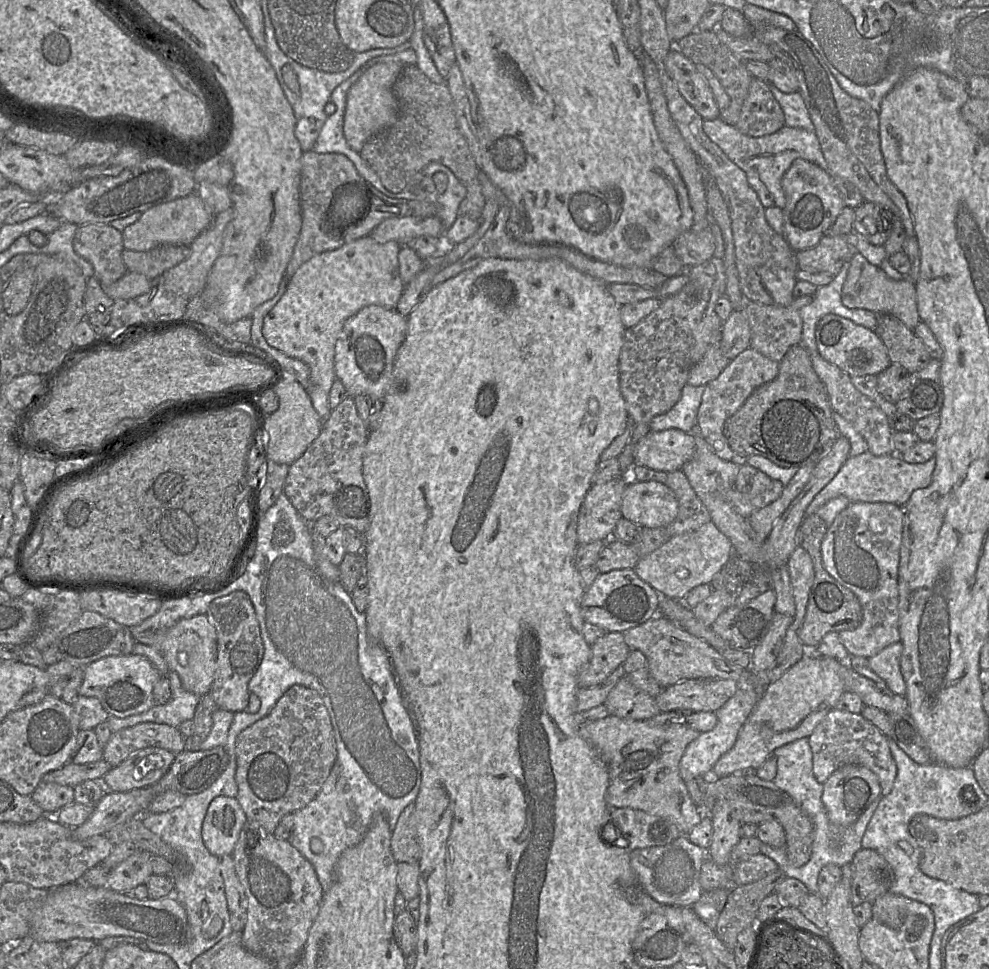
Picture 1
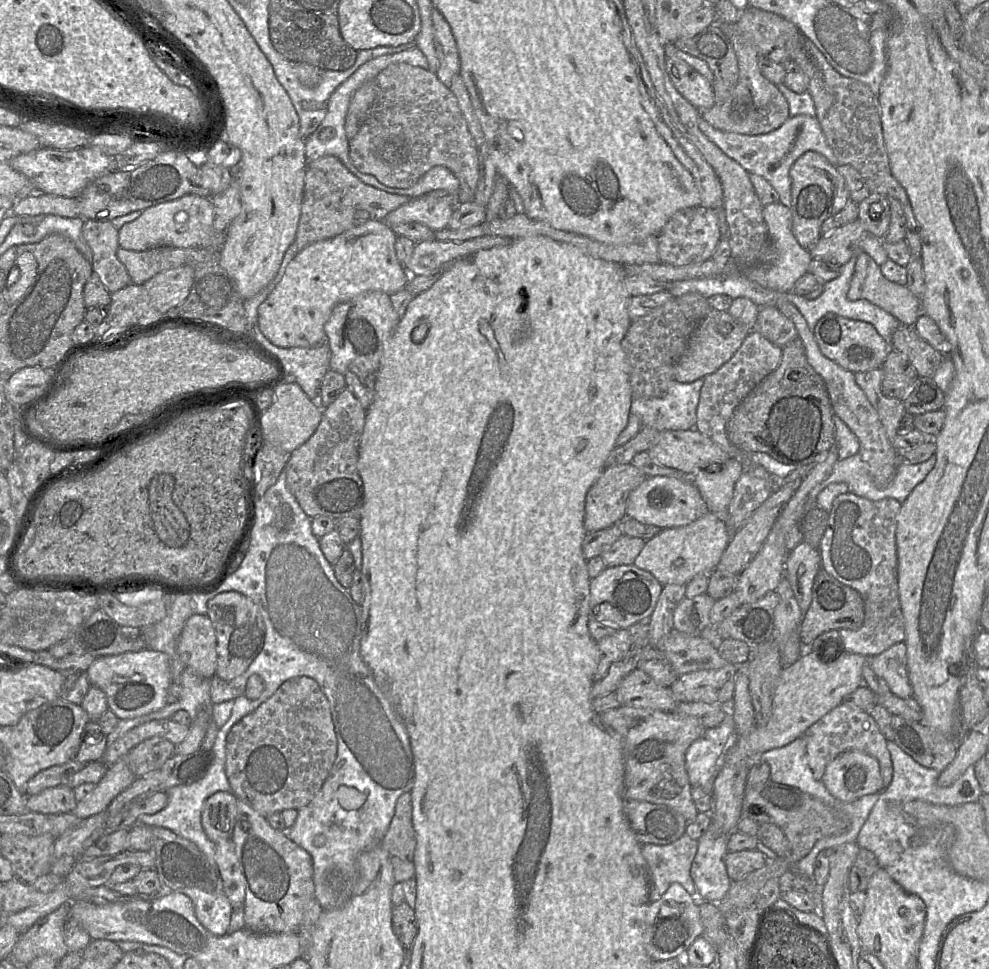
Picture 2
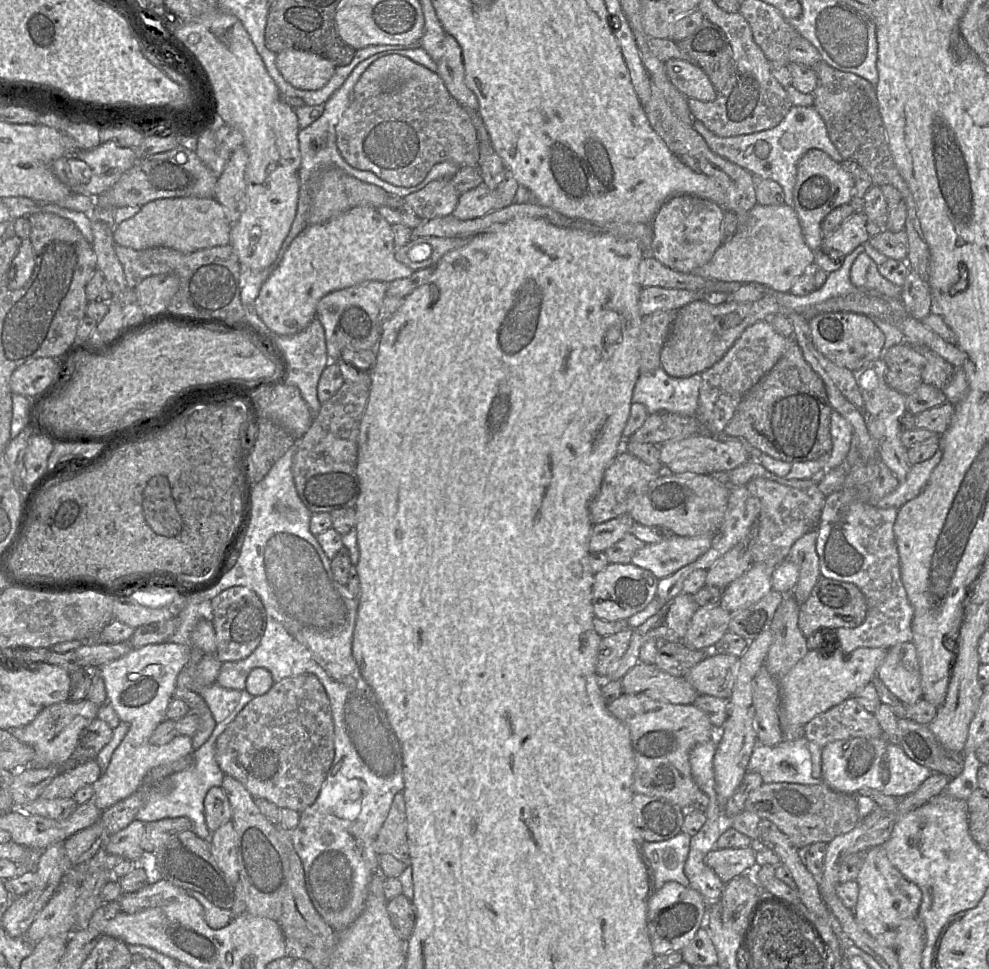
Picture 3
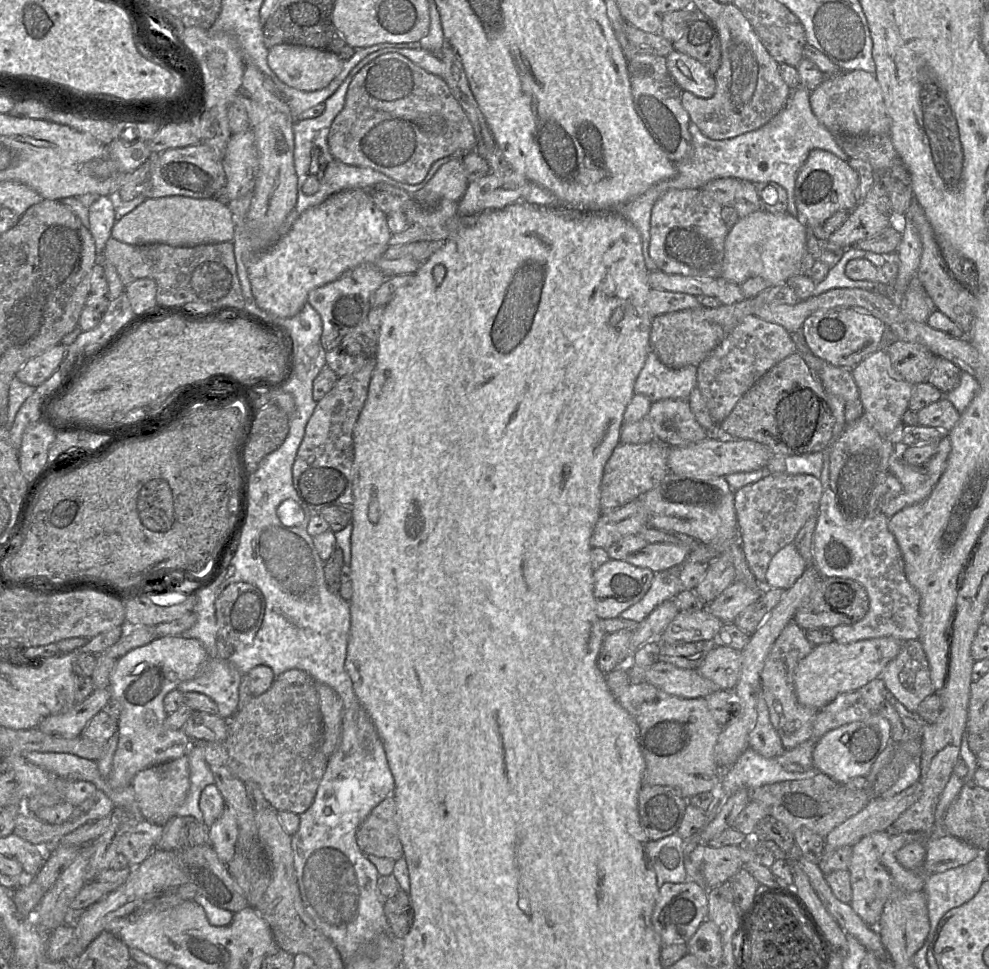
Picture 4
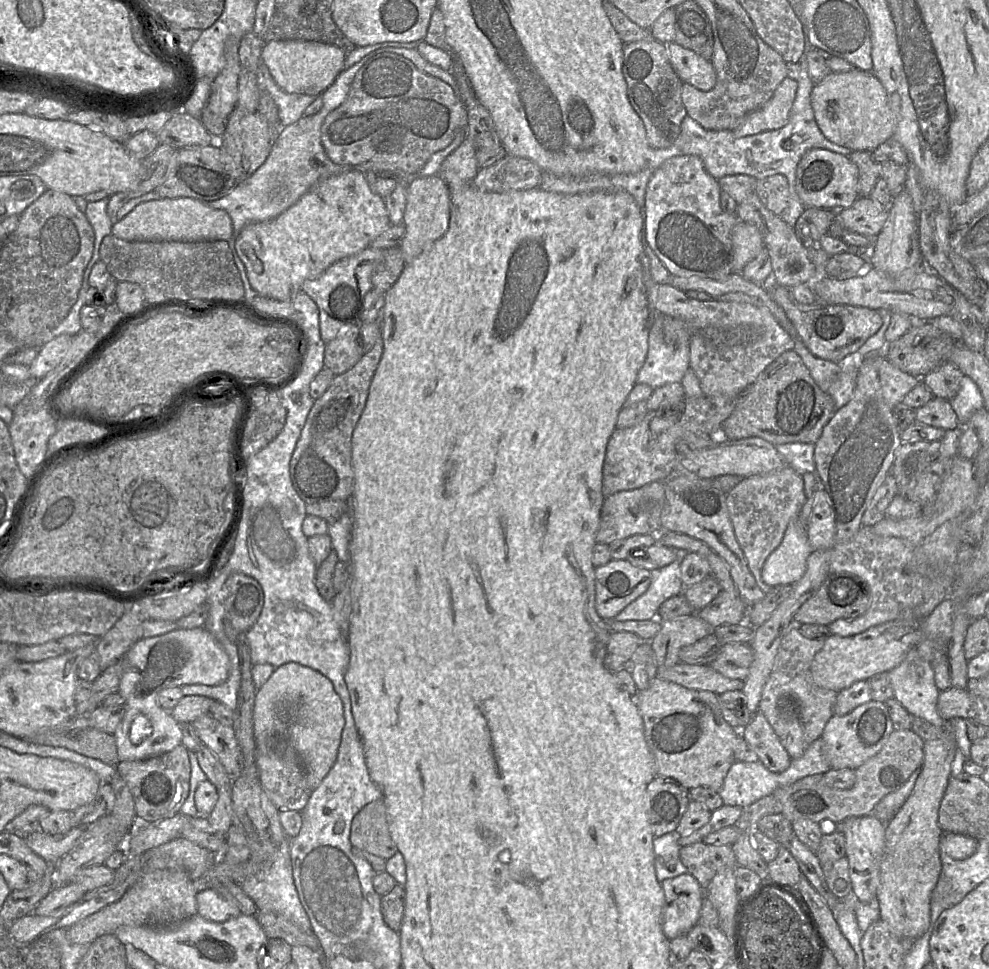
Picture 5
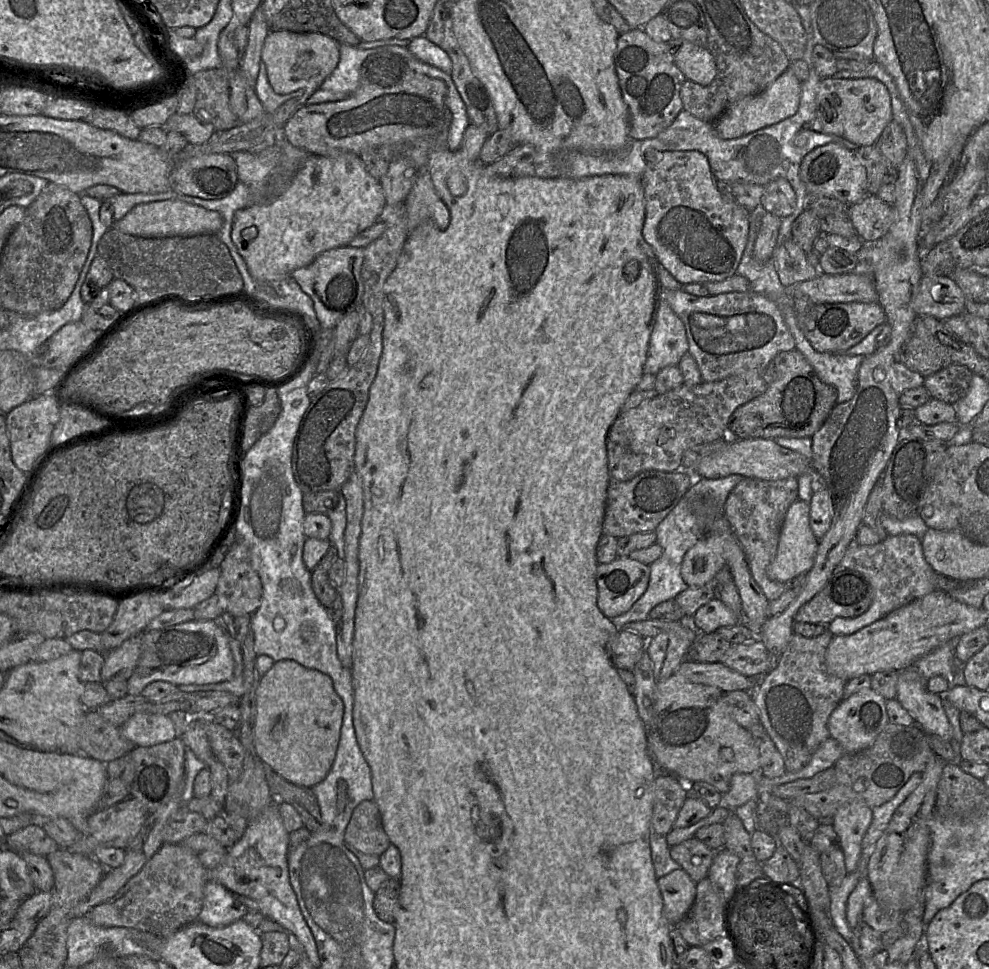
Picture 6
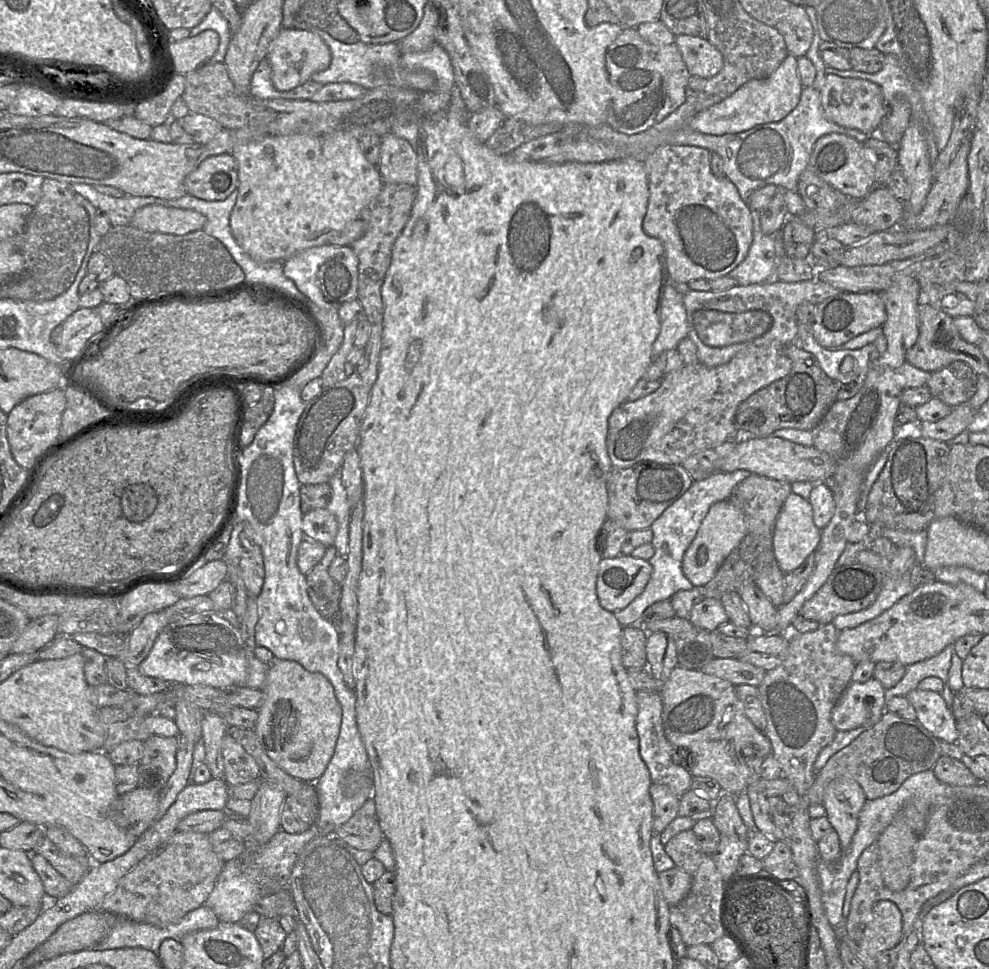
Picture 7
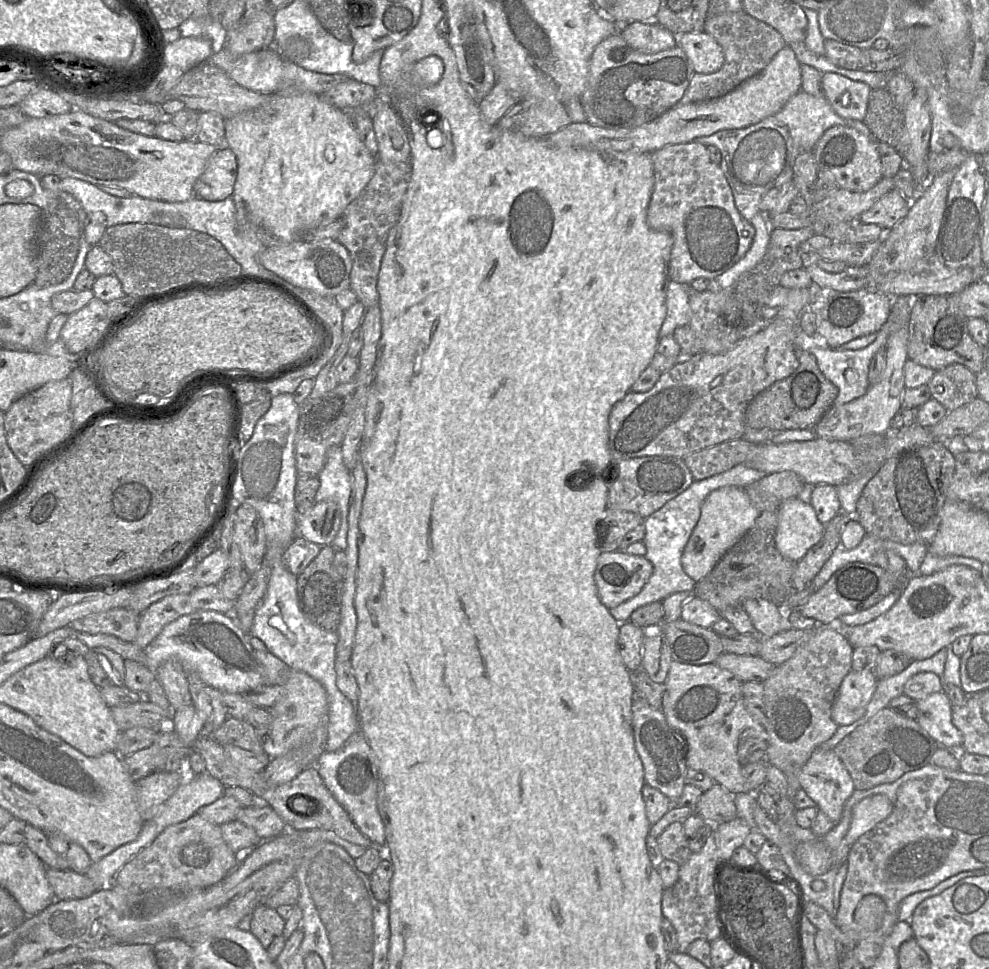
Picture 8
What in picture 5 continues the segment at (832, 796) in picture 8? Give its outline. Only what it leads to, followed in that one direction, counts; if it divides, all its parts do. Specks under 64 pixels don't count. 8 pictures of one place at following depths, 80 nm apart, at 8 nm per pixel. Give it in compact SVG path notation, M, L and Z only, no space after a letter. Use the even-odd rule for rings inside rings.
M869 814L859 817L850 817L837 824L839 824L839 831L845 837L845 857L848 861L852 892L860 902L871 902L876 899L880 884L880 861L885 847L887 823Z

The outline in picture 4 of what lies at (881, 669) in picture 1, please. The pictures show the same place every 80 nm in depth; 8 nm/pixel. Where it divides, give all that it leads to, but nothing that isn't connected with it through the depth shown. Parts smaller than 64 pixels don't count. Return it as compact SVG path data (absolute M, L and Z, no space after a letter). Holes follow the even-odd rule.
M918 639L903 642L900 652L887 664L880 677L888 693L911 712L916 712L921 702L936 692L928 659Z

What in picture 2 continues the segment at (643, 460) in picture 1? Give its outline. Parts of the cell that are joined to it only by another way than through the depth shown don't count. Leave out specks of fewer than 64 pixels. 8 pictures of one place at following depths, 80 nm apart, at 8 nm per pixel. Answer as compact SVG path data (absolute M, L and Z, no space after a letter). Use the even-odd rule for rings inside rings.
M695 429L661 431L658 442L647 452L655 462L675 469L684 475L692 475L699 470L706 470L712 465L721 465L731 458L715 442Z

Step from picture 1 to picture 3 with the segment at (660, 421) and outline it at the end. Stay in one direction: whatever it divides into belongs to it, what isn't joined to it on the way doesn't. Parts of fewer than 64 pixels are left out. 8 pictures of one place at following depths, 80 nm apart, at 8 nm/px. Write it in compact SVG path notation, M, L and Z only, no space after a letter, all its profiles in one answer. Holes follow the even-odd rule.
M660 367L652 373L639 375L633 389L632 403L644 405L648 415L666 410L684 416L696 416L701 380L701 374L686 378L672 377Z

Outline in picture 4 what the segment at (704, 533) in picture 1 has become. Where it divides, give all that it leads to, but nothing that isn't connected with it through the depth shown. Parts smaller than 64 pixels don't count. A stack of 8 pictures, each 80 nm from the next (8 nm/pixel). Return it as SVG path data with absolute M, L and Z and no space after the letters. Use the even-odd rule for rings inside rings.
M653 543L629 554L626 561L631 565L646 568L656 573L682 565L689 554L690 550L687 547L670 543Z

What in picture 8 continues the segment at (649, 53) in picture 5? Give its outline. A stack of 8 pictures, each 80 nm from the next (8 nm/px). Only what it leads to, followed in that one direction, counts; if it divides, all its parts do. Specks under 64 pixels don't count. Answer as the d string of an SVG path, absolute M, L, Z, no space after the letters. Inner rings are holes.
M617 33L595 48L587 86L579 101L588 123L610 129L636 128L679 104L693 74L692 65L680 46L647 54L630 47Z

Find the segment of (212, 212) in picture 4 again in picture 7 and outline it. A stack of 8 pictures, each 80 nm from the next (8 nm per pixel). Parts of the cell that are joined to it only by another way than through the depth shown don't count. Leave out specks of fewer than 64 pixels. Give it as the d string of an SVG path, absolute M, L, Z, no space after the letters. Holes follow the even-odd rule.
M147 205L139 208L133 215L130 226L150 233L185 235L203 230L206 217L189 209Z

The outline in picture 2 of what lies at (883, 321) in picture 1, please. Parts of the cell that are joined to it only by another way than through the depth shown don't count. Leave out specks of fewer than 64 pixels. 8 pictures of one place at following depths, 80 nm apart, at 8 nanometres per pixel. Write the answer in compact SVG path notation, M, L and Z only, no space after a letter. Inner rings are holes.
M900 326L892 337L891 350L905 354L921 378L932 378L945 355L922 339L914 327Z

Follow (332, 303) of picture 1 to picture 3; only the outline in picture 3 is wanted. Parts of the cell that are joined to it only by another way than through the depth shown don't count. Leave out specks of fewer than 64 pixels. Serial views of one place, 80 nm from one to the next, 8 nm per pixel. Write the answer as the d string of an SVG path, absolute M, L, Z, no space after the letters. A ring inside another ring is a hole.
M370 206L355 207L325 223L306 226L261 286L256 314L277 335L297 334L316 318L317 304L325 295L366 281L389 284L412 275L414 271L395 258L395 250L391 225Z

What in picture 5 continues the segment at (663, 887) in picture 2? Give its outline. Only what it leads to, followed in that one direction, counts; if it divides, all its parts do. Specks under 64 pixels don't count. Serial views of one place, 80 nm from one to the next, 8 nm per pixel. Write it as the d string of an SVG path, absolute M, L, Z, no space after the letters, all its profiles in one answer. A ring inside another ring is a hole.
M672 831L653 838L654 866L658 882L688 872L680 860L679 835Z

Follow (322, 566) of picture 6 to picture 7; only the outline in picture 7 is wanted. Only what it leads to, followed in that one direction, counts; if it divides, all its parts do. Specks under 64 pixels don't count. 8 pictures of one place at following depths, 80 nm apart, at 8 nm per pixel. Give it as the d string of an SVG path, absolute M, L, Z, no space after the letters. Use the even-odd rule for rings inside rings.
M326 546L322 559L305 575L311 602L319 614L329 621L337 621L340 610L341 586L328 573L336 555L335 546Z

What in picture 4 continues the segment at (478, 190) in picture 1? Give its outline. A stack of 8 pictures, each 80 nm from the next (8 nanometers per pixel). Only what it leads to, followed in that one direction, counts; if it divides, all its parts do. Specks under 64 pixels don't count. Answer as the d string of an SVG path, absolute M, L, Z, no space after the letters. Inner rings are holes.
M389 51L354 76L345 105L330 127L328 146L345 164L370 167L397 182L414 185L424 180L437 160L474 151L476 138L469 117L444 80Z

